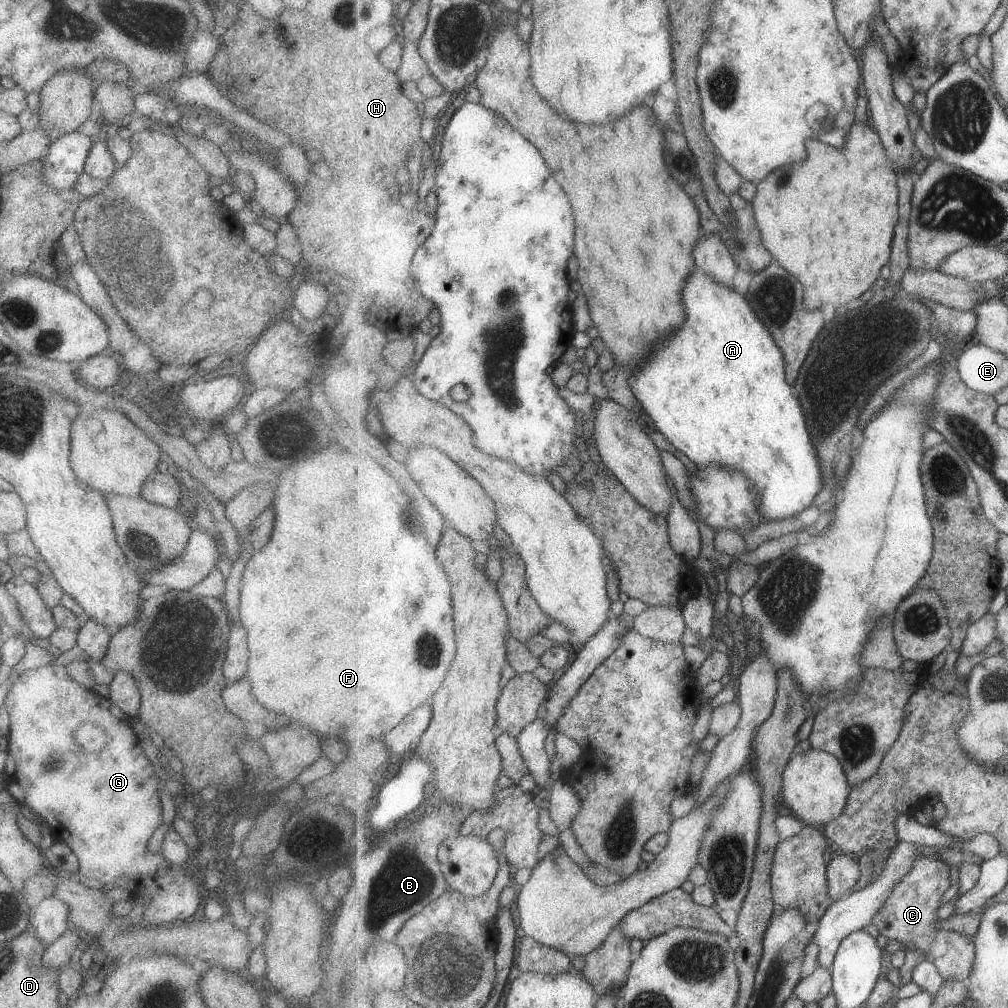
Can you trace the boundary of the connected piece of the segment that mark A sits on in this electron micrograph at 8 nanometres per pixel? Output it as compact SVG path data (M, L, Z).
M695 270L687 284L685 284L685 310L687 310L687 320L681 328L677 328L675 332L671 332L665 340L657 342L657 346L651 352L651 358L647 358L639 368L629 377L629 386L637 398L637 402L641 404L644 412L647 412L652 418L655 426L660 430L675 448L681 451L689 460L697 467L706 467L710 464L718 464L726 467L733 467L745 473L750 479L754 480L754 485L760 492L760 506L758 513L762 514L766 520L781 520L792 516L798 516L798 513L809 506L813 506L819 494L823 493L825 486L825 476L823 476L823 466L821 466L821 458L817 454L817 446L813 442L813 434L809 432L809 424L807 423L806 414L802 407L800 398L795 393L789 381L786 381L786 362L784 351L777 344L776 338L773 338L772 332L765 326L762 318L753 308L748 296L743 293L739 294L737 290L733 290L731 285L716 281L710 274L705 274L701 270Z

